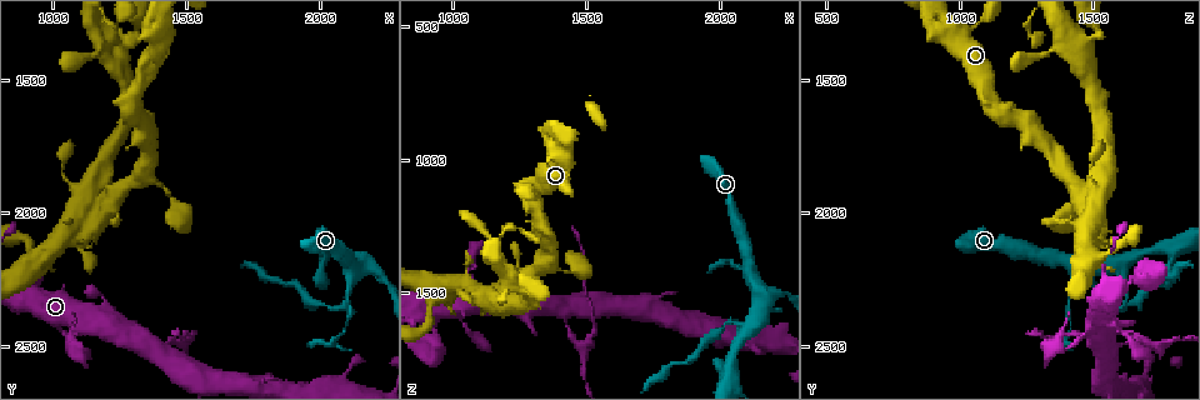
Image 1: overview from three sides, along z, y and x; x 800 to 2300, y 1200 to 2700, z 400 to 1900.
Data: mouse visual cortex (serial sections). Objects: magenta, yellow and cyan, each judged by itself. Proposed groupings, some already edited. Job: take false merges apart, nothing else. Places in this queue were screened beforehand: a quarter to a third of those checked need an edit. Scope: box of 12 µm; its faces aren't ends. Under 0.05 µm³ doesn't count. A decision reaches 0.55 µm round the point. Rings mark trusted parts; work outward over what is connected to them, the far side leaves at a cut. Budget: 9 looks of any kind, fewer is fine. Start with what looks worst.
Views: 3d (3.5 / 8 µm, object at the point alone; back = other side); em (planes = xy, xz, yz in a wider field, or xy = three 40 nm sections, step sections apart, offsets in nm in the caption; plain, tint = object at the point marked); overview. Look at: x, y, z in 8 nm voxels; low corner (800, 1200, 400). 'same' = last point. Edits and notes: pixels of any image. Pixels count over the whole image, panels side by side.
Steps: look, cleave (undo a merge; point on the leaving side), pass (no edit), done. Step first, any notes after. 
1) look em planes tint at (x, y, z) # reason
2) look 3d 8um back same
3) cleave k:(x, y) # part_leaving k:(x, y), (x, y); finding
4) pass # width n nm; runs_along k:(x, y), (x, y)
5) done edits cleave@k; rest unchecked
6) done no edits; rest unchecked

look 3d 3.5um at (2110, 2190, 1440) # a fork

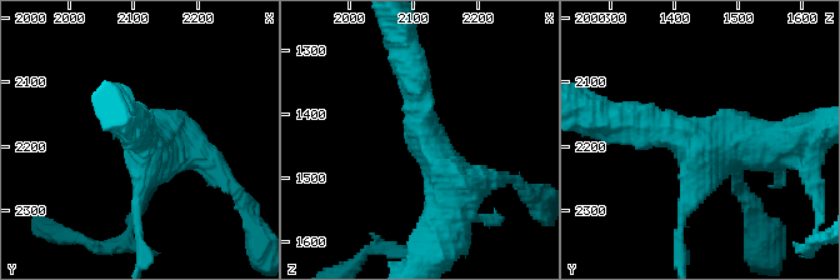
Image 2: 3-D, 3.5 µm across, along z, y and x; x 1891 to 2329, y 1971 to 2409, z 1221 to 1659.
pass # arms 3; arm_widths 200, 400, 600 nm; runs_along 2:(409, 64), (451, 215); continuous, no second cell

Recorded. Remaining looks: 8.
look 3d 3.5um at (2090, 2340, 1620)

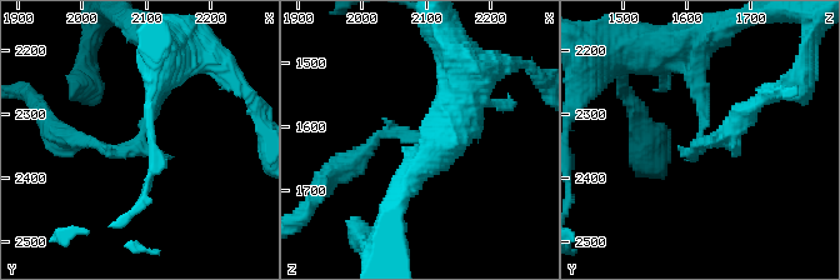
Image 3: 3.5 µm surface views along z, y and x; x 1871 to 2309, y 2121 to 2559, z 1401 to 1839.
look em xy step 3 tint at (2095, 2340, 1620) # arm_widths 150, 200 nm; shape alone is not enough

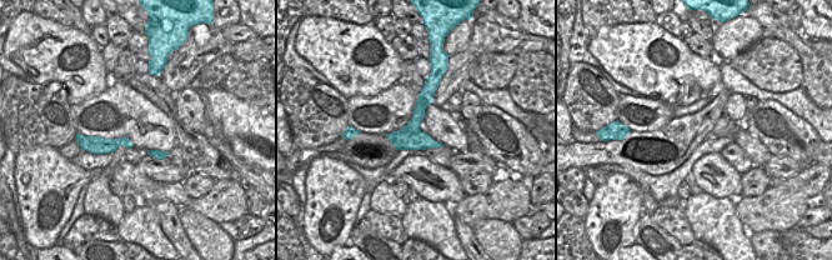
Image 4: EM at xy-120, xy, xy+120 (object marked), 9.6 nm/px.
cleave 3:(404, 130) # width 240 nm; border 4:(430, 74), (436, 86); a second cell is stuck on

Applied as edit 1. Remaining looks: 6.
look overview # see it whole again

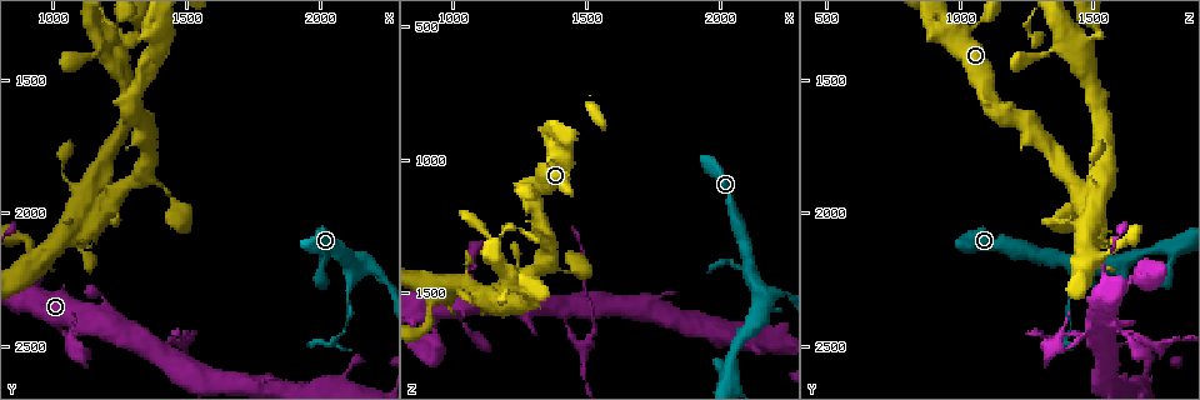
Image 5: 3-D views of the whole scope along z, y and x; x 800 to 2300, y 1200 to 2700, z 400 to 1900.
look 3d 3.5um at (1410, 2500, 1570) # thin arm on a thick one

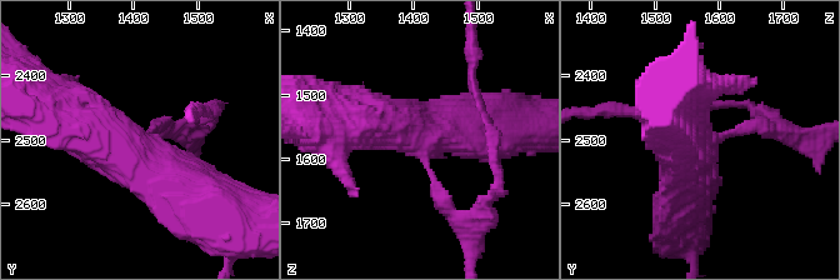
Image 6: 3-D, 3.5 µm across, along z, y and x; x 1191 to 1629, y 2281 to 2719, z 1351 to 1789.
look em planes tint at (1405, 2505, 1565) # arms 3; arm_widths 100, 600, 600 nm; shape alone is not enough

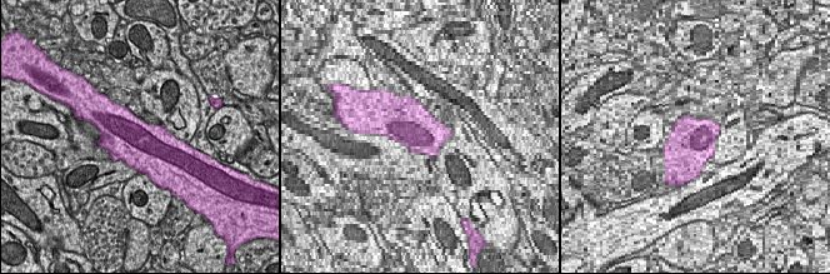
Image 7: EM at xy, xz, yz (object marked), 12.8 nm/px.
look em xy step 3 tint same # another direction

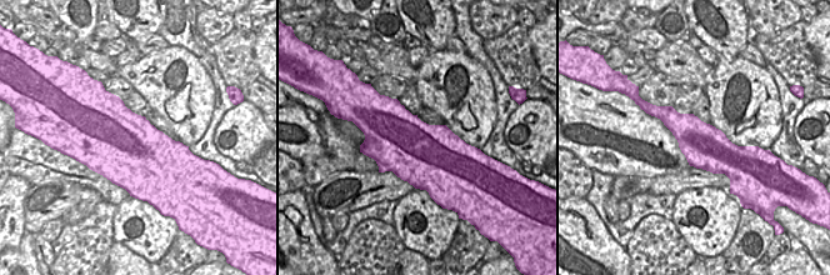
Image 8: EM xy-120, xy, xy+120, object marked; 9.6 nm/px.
pass # runs_along 6:(50, 120), (193, 196); one cell here

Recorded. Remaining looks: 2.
look 3d 3.5um at (2030, 2130, 1800) # four arms meet

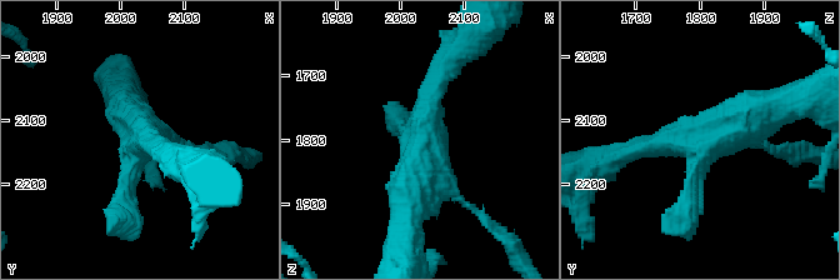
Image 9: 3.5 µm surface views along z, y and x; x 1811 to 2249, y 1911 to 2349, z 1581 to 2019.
look em xy step 1 tint at (2035, 2140, 1795) # arms 4; arm_widths 200, 250, 250, 500 nm; need the tissue

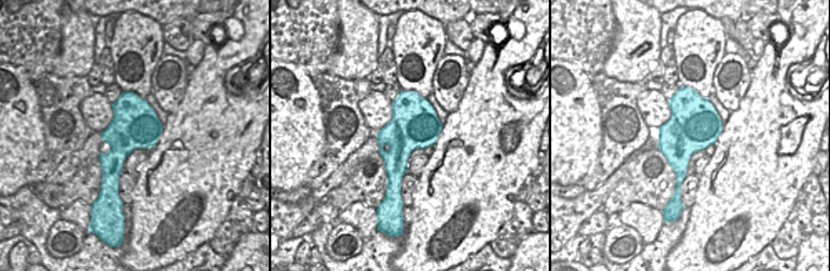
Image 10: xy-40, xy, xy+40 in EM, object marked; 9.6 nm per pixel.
pass # runs_along 9:(628, 153), (720, 138), (761, 103); all the same cell

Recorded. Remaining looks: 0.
done edits cleave@3; rest unchecked

